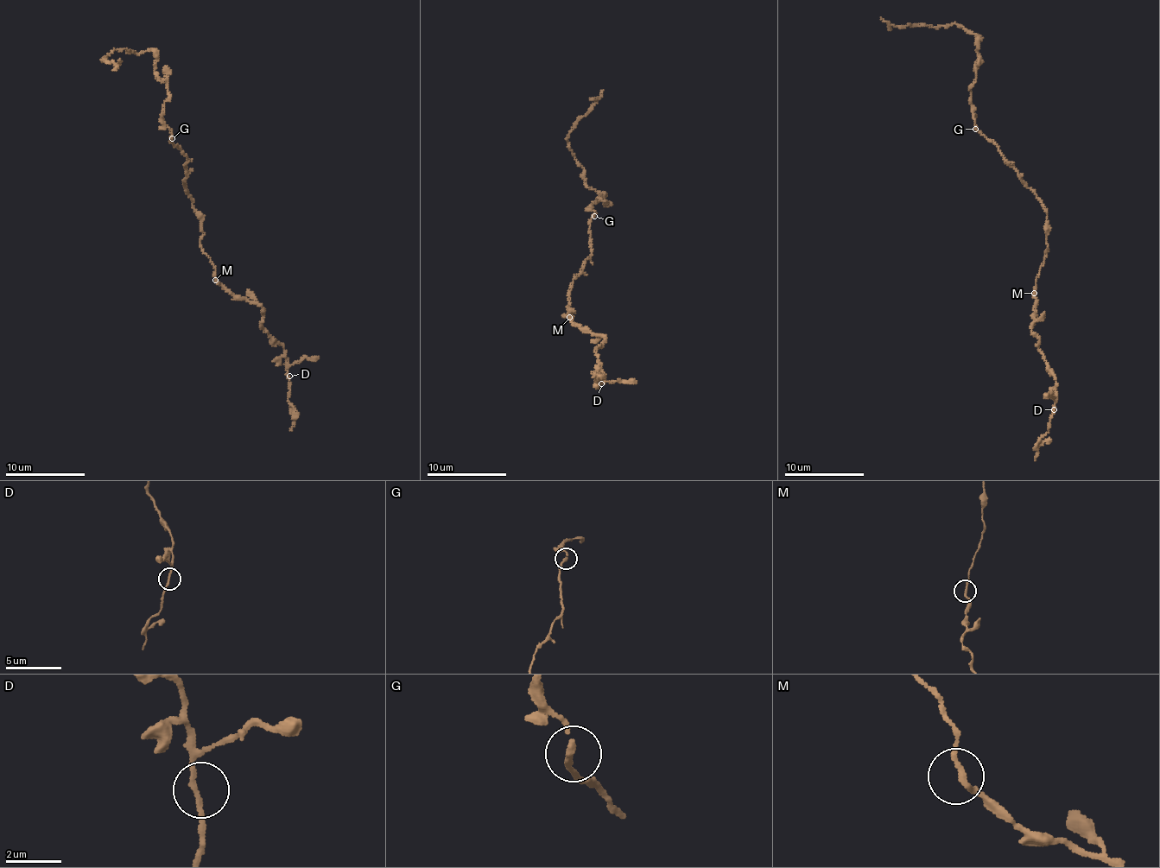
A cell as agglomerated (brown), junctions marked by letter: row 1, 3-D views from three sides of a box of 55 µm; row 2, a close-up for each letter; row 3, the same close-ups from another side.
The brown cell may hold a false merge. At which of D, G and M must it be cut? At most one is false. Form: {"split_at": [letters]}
{"split_at": []}

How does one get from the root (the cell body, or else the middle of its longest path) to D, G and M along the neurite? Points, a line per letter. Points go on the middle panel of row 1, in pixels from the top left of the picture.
D: (573, 283), (570, 312), (562, 317), (604, 335), (596, 352), (605, 375), (601, 383)
G: (573, 283), (579, 275), (583, 263), (591, 256), (592, 249), (589, 229), (593, 215)
M: (573, 283), (566, 307), (570, 312), (567, 317), (562, 317), (569, 317)

